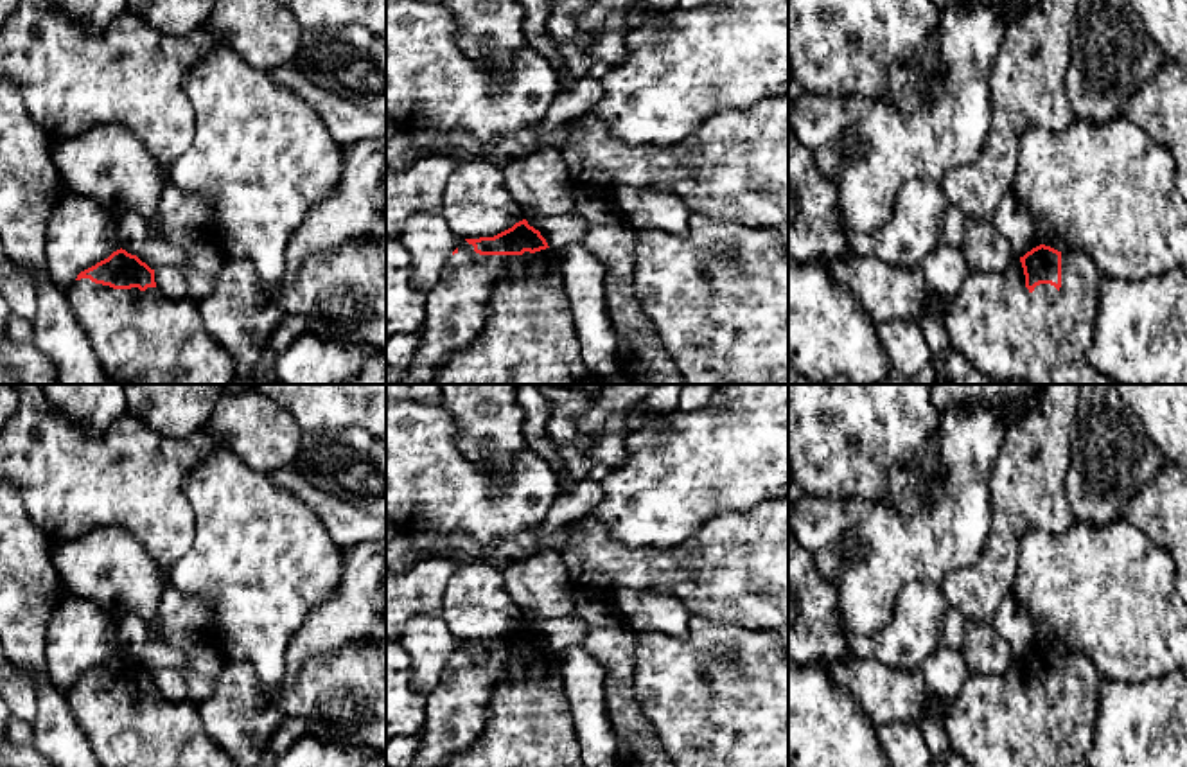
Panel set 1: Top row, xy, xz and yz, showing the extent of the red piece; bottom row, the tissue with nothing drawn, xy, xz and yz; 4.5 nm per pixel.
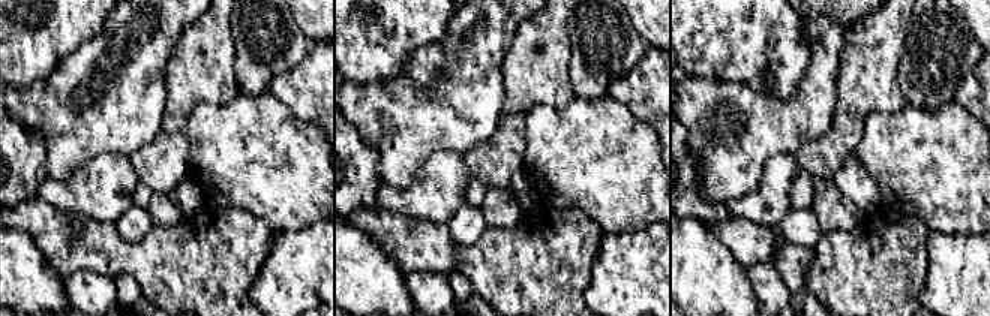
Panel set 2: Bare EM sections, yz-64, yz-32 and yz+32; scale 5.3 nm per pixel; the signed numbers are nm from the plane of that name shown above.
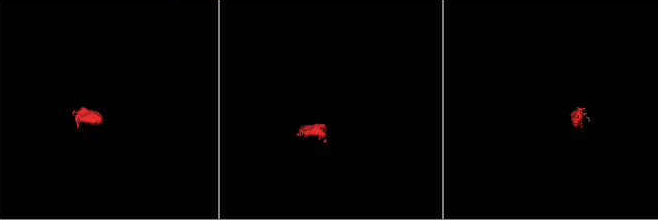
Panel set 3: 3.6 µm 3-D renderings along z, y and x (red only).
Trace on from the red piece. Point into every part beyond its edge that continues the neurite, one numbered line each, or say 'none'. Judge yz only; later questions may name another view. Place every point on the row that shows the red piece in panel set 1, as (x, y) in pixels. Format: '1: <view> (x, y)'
1: yz (1004, 331)

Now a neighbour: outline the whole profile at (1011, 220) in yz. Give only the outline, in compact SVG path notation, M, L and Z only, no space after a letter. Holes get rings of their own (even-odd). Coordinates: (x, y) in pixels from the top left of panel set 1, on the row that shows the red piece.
M1013 192L1002 198L989 223L1011 242L1018 259L1040 246L1036 226Z

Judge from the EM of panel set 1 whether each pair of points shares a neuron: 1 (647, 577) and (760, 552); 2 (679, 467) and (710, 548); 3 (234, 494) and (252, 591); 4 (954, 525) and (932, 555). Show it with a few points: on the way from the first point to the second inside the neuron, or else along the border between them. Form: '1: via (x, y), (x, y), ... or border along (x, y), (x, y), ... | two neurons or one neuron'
1: via (676, 572), (731, 570) | one neuron
2: border along (742, 511), (713, 514), (694, 534), (667, 550) | two neurons
3: via (241, 518), (254, 539), (254, 568) | one neuron
4: via (950, 532), (934, 548) | one neuron

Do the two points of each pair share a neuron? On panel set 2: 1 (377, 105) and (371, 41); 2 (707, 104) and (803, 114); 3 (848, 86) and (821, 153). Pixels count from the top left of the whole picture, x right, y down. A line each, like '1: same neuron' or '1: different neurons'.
1: different neurons
2: same neuron
3: same neuron

